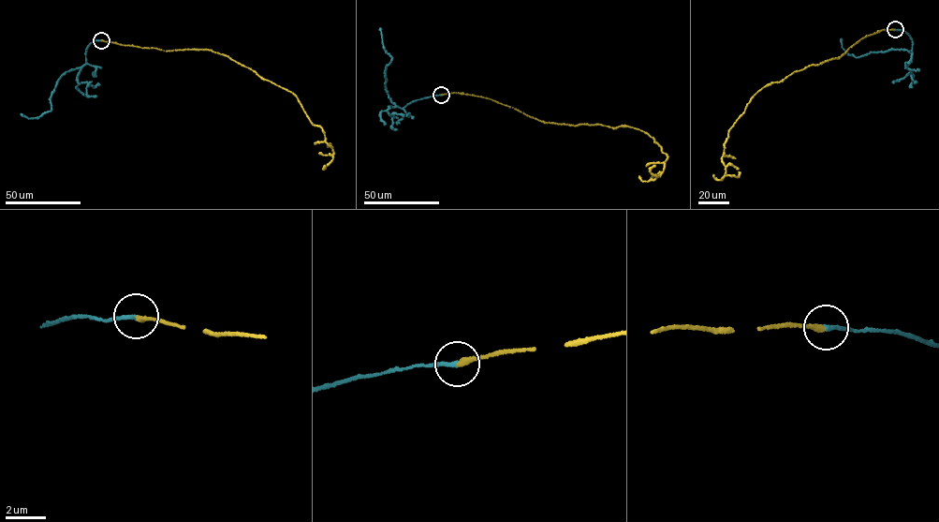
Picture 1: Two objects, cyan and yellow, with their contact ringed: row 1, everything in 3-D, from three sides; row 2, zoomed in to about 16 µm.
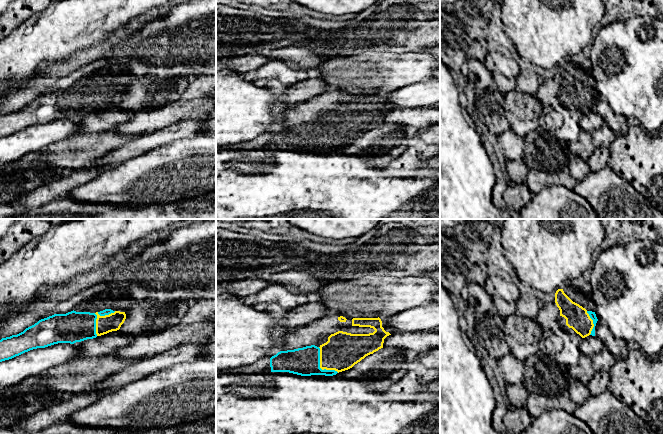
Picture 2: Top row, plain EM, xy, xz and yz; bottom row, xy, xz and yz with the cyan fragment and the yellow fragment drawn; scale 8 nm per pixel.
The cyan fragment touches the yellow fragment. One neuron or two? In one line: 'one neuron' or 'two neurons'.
one neuron

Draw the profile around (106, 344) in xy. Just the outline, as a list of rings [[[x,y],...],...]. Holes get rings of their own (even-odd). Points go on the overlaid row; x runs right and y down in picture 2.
[[[117,330],[93,339],[76,342],[73,345],[78,348],[79,358],[101,357],[111,355],[115,351],[127,346],[134,338],[134,336],[120,333]]]

